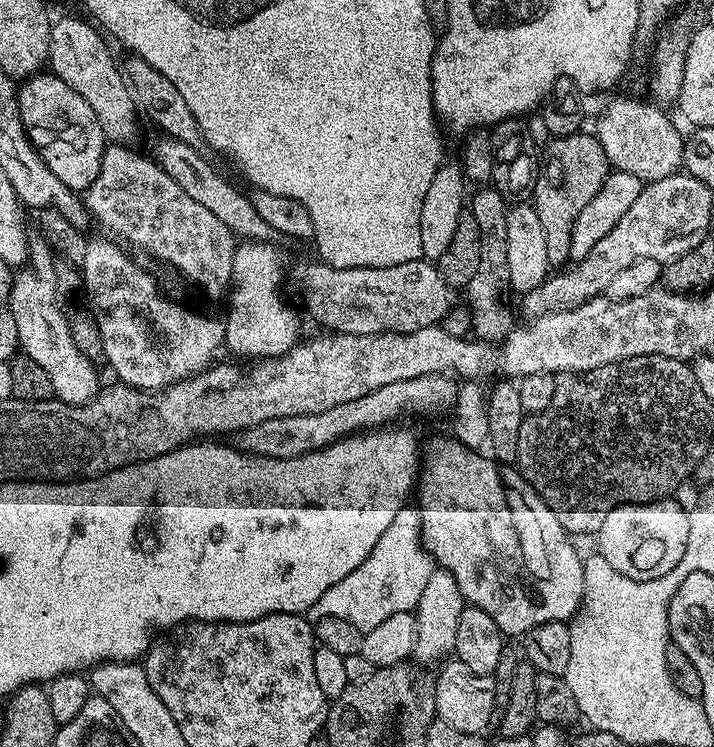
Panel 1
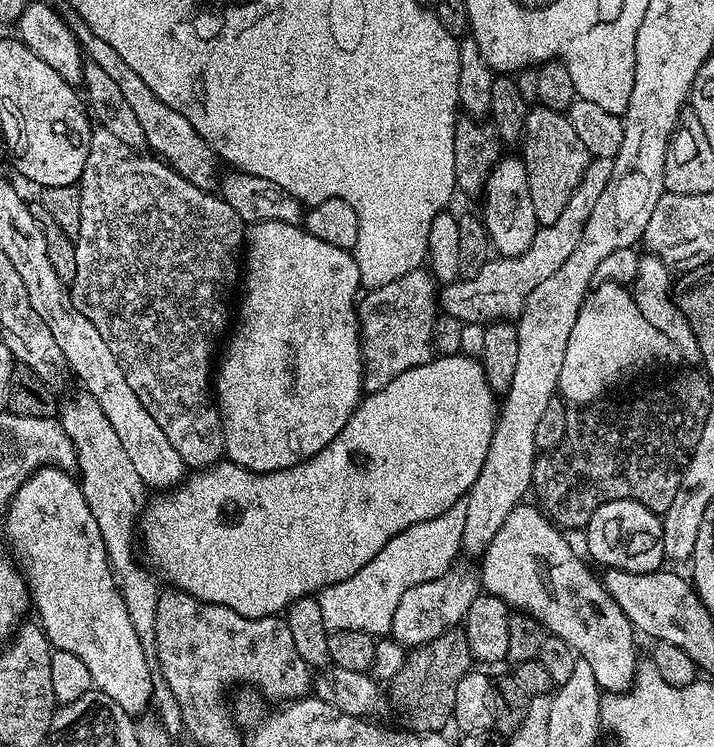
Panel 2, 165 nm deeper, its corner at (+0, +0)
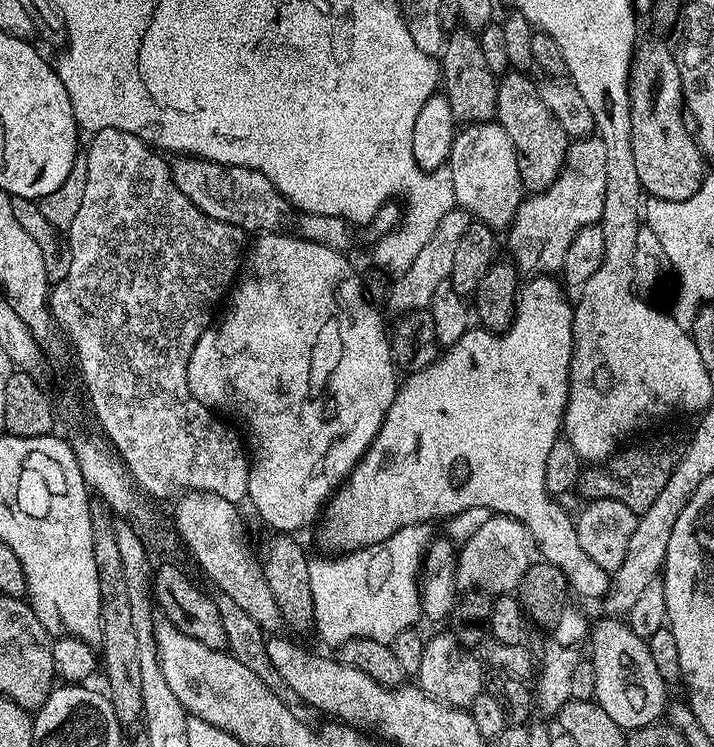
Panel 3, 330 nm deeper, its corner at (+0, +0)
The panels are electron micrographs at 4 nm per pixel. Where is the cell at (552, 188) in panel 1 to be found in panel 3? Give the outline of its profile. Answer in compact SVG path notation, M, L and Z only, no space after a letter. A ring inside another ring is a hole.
M509 70L499 77L496 89L495 119L510 134L510 142L514 142L514 150L518 158L518 174L529 193L541 192L549 188L563 170L568 153L570 137L562 126L558 126L558 118L546 110L546 102L542 102L539 87L532 85L531 75Z

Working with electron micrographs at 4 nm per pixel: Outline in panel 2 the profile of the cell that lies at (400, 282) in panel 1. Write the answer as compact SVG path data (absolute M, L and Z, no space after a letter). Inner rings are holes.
M591 157L582 182L578 182L578 190L574 190L574 194L570 194L570 202L566 202L566 210L562 210L562 215L552 224L537 227L530 250L517 256L497 255L489 258L478 274L453 280L439 289L438 304L443 315L458 318L466 326L494 324L497 320L515 321L526 306L526 298L530 298L532 291L544 279L550 278L550 274L554 274L554 270L558 270L558 266L570 258L574 246L578 246L578 238L582 238L582 230L602 190L606 190L606 182L610 182L612 171L612 158Z

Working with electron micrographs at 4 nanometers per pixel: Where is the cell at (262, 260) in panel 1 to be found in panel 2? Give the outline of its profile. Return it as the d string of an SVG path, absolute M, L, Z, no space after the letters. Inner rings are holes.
M258 222L246 228L246 255L242 260L242 284L244 280L244 301L240 304L240 321L236 324L237 336L228 344L218 360L214 372L214 399L220 409L220 421L224 427L224 456L229 461L252 472L273 472L294 466L308 460L318 450L326 447L346 426L346 422L360 405L364 392L364 354L360 339L360 318L358 315L358 293L361 291L360 271L355 255L347 248L330 246L322 238L314 238L300 224L286 222Z

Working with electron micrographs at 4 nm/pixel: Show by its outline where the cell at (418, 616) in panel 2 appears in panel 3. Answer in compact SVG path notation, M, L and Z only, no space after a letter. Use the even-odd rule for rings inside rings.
M493 514L470 539L459 545L456 557L456 587L460 590L487 592L493 597L517 591L526 574L530 557L530 537L520 521Z

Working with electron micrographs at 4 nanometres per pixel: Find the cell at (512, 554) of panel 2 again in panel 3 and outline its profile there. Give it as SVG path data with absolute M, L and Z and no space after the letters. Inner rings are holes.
M604 618L601 624L593 623L590 628L592 653L590 659L594 666L594 682L596 683L596 703L618 722L625 730L644 728L655 725L664 712L664 703L668 700L669 685L665 684L662 674L654 666L654 658L650 658L647 639L634 634L627 623L616 618Z

